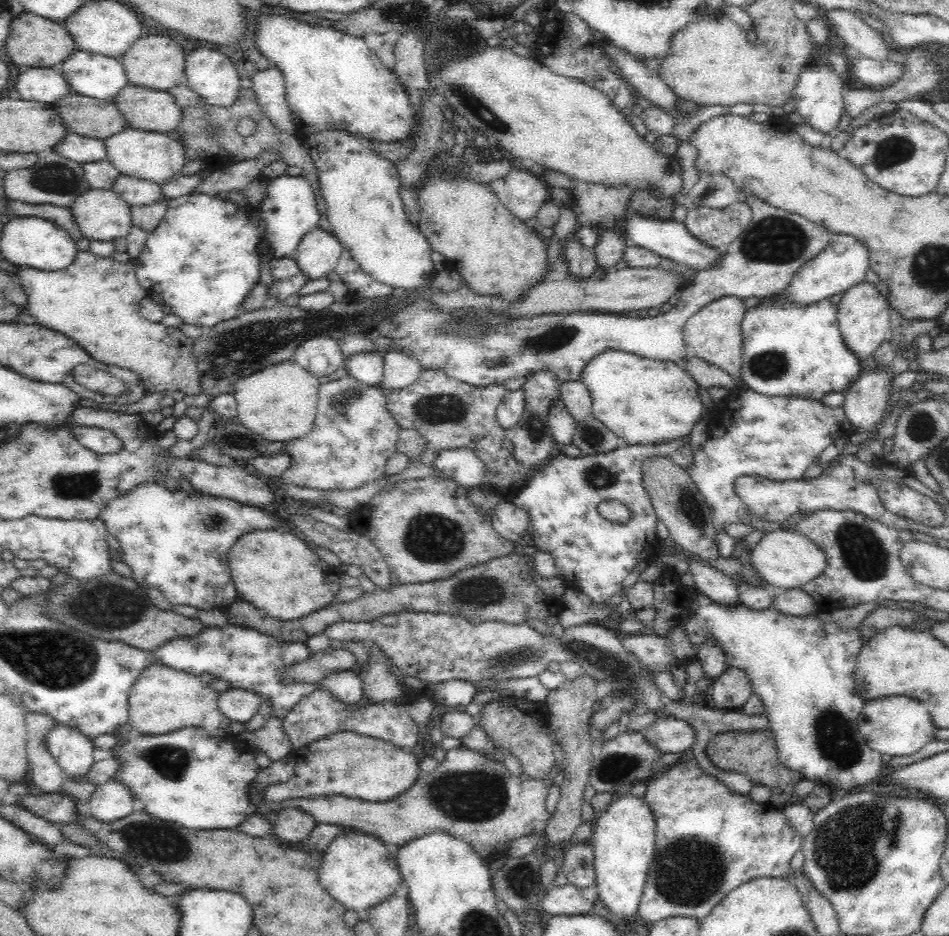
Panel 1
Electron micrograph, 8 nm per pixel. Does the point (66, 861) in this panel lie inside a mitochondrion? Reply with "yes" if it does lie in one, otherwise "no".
no

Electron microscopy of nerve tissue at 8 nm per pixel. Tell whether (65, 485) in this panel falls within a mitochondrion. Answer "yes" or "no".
yes

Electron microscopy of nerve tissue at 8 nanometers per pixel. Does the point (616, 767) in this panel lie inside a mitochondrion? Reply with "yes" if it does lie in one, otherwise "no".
yes

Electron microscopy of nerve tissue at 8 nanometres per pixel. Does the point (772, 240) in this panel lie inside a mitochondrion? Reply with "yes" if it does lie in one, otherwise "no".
yes

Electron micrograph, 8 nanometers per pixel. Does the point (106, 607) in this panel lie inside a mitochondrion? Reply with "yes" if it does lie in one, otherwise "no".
yes

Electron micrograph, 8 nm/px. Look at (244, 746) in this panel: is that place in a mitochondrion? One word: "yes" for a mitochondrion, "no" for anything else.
no

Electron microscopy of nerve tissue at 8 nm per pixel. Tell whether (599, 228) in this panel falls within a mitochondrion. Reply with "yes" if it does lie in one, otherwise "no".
no

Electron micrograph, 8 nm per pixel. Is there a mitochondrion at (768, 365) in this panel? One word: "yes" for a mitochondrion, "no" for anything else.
yes

